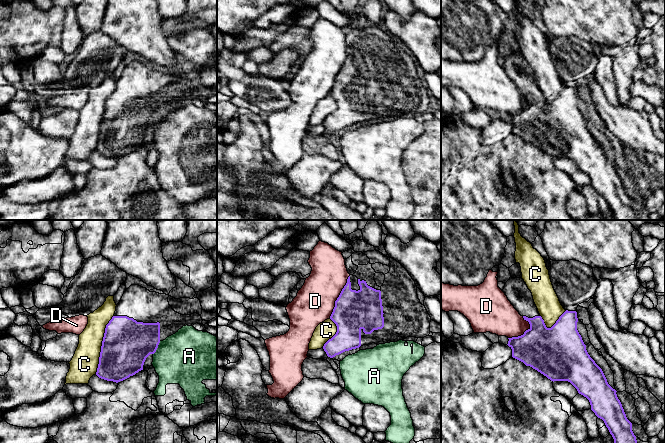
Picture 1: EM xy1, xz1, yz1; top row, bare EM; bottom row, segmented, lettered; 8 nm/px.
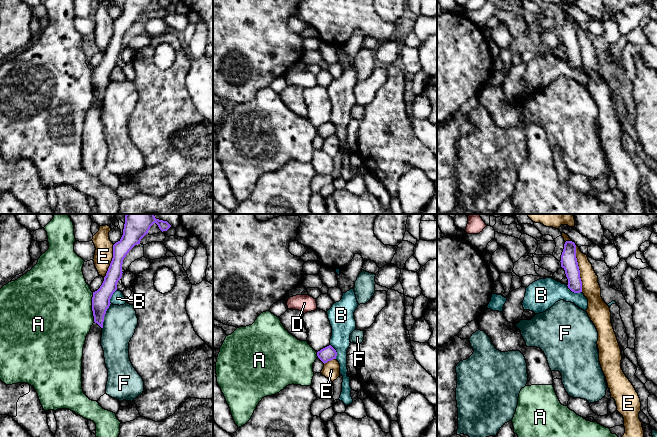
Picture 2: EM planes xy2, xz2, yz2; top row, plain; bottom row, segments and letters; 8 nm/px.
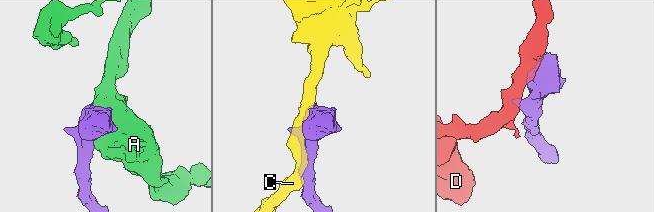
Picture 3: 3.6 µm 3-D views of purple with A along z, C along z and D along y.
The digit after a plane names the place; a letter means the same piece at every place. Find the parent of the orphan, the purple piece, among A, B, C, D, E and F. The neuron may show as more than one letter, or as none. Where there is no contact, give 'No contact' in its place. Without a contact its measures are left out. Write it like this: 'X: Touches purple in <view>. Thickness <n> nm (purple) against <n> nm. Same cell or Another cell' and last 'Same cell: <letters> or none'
A: Touches purple in xy2. Thickness 140 nm (purple) against 500 nm. Another cell
B: Touches purple in yz2. Thickness 130 nm (purple) against 240 nm. Another cell
C: Touches purple in xy1. Thickness 380 nm (purple) against 220 nm. Another cell
D: Touches purple in xz1. Thickness 320 nm (purple) against 320 nm. Another cell
E: Touches purple in yz2. Thickness 130 nm (purple) against 150 nm. Another cell
F: Touches purple in xy2. Thickness 140 nm (purple) against 260 nm. Another cell
Same cell: none

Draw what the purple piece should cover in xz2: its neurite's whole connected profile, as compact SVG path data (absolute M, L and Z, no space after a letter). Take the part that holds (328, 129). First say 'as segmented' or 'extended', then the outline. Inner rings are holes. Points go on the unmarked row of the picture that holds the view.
as segmented | M329 121L318 127L317 132L325 140L328 137L336 135L337 128L331 121Z

